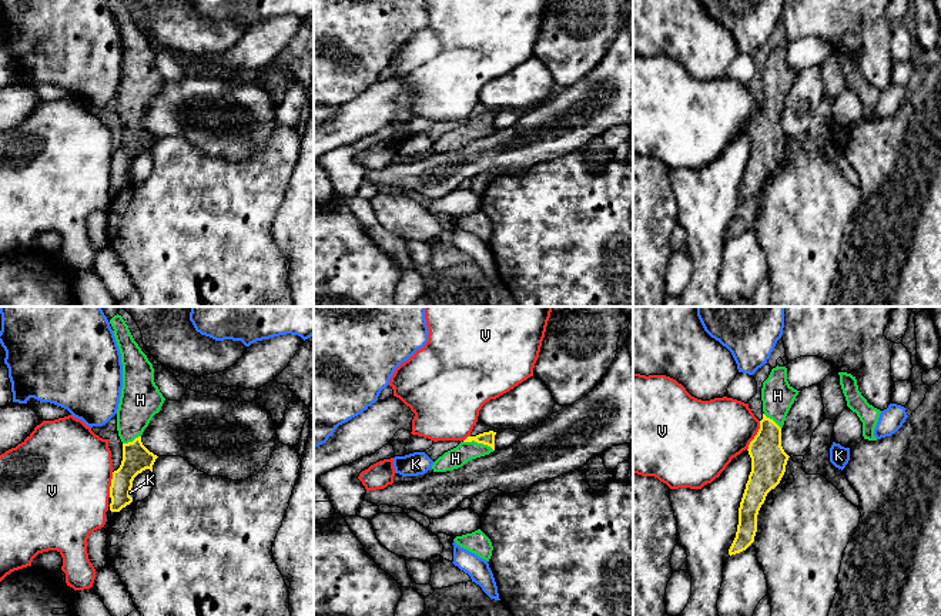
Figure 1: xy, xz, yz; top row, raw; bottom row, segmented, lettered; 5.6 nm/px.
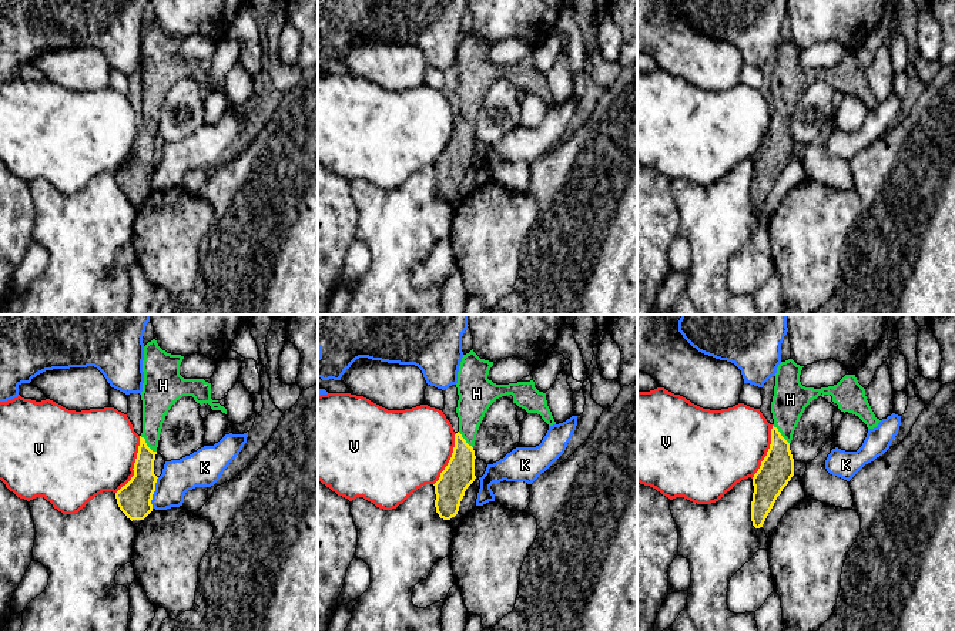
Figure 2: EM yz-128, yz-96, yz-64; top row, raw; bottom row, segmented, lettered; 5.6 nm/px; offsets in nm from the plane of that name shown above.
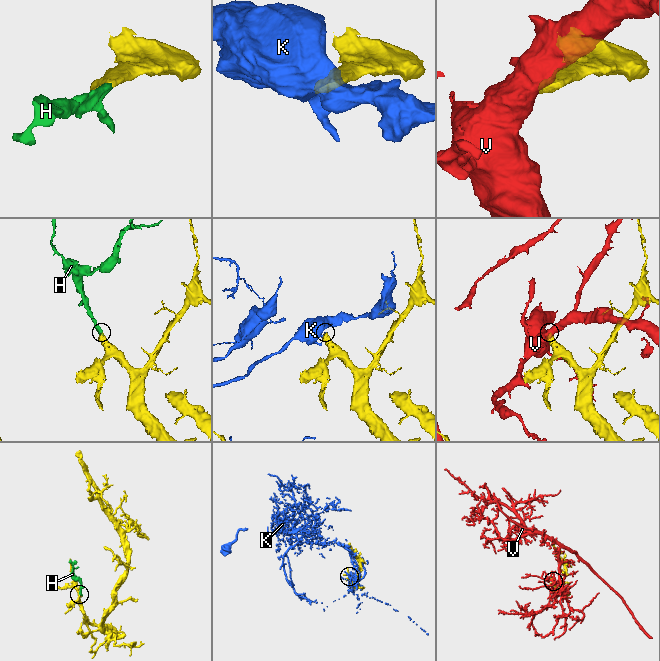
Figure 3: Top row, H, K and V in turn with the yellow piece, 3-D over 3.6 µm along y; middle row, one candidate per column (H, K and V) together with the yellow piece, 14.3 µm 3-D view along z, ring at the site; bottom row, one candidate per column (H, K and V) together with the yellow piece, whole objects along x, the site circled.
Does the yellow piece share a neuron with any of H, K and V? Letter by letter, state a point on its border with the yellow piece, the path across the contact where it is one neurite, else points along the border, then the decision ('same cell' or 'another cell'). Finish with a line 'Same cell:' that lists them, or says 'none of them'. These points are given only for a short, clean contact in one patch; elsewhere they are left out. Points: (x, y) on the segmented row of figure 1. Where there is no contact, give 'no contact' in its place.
H: meets yellow in xz at (479, 442); runs through xz (486, 438), (479, 442), (455, 458); same cell
K: meets yellow in xy at (129, 495); another cell
V: meets yellow in yz at (756, 435); another cell
Same cell: H

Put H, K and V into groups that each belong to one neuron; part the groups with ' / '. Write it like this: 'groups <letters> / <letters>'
groups H / K / V

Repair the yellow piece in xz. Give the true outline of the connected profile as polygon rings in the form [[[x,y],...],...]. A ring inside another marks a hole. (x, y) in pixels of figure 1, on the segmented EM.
[[[489,431],[476,436],[468,436],[456,448],[445,452],[433,462],[433,472],[453,471],[472,459],[489,455],[495,451],[495,435],[496,432]]]

